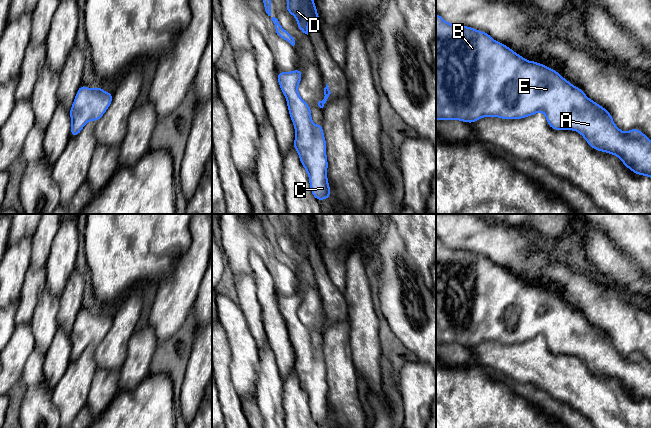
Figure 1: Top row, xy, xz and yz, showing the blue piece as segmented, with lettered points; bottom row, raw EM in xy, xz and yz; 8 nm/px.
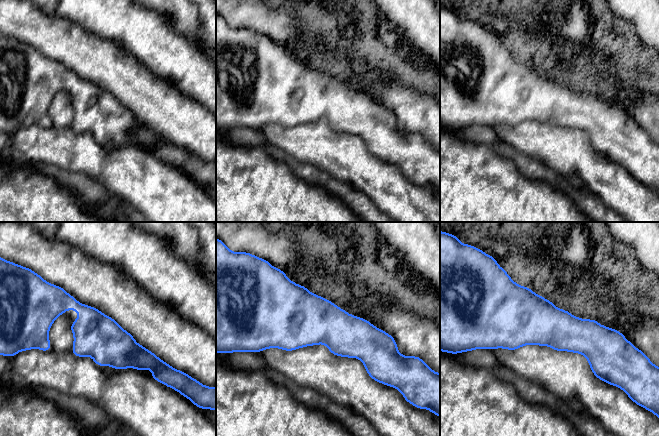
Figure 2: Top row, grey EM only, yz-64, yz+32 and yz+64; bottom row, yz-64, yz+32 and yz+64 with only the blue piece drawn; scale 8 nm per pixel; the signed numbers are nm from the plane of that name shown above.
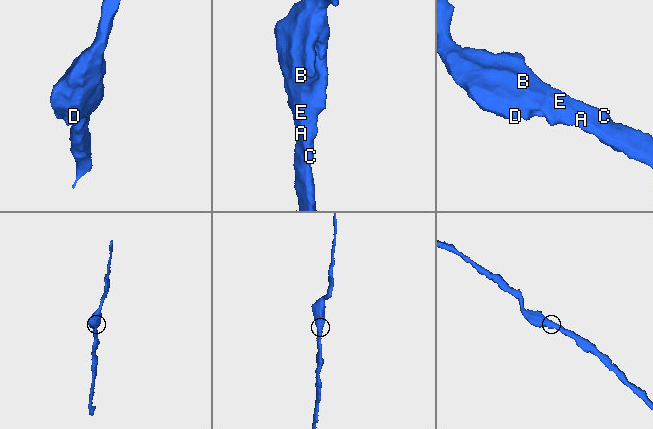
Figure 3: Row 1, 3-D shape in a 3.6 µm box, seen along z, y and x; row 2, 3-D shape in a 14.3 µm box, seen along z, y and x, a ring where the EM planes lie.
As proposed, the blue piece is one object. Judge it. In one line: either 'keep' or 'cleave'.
keep

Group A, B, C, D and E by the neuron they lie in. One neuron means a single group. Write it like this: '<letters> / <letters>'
A B C D E

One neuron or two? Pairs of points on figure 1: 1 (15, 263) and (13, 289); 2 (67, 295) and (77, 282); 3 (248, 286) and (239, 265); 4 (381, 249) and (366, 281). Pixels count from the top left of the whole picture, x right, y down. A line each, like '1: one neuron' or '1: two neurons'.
1: one neuron
2: one neuron
3: two neurons
4: two neurons

